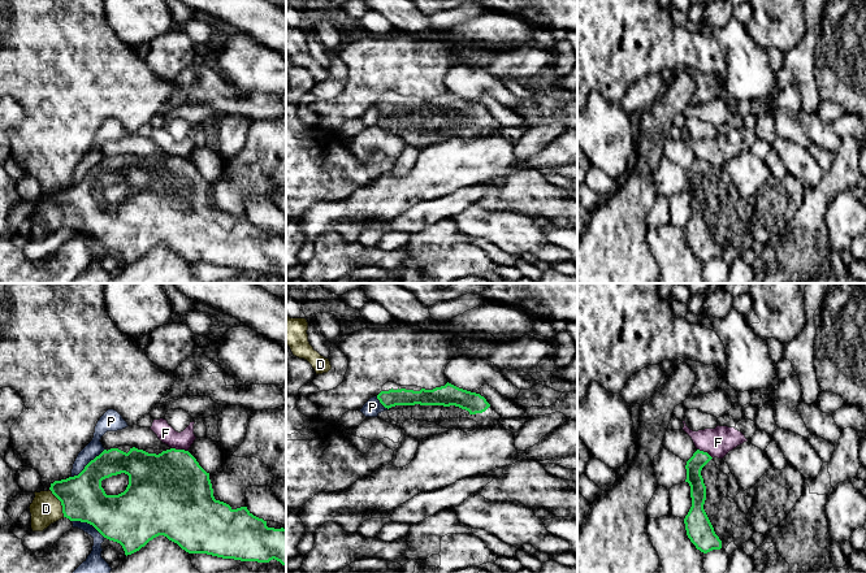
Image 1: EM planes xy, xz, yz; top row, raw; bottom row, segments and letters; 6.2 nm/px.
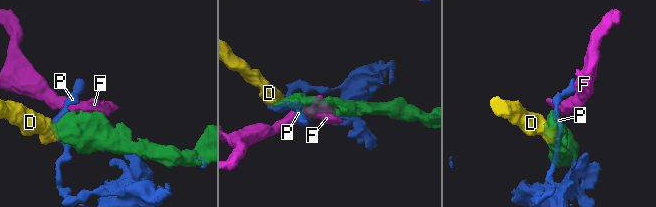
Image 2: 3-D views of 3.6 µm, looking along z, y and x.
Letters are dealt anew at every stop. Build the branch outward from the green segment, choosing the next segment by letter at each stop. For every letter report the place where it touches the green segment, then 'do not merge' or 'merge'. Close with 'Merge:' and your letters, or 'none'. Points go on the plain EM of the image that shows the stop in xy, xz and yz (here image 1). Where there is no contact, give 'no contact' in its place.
D: xy (61, 212) | merge
F: xy (180, 159) | do not merge
P: xy (87, 173) | do not merge
Merge: D

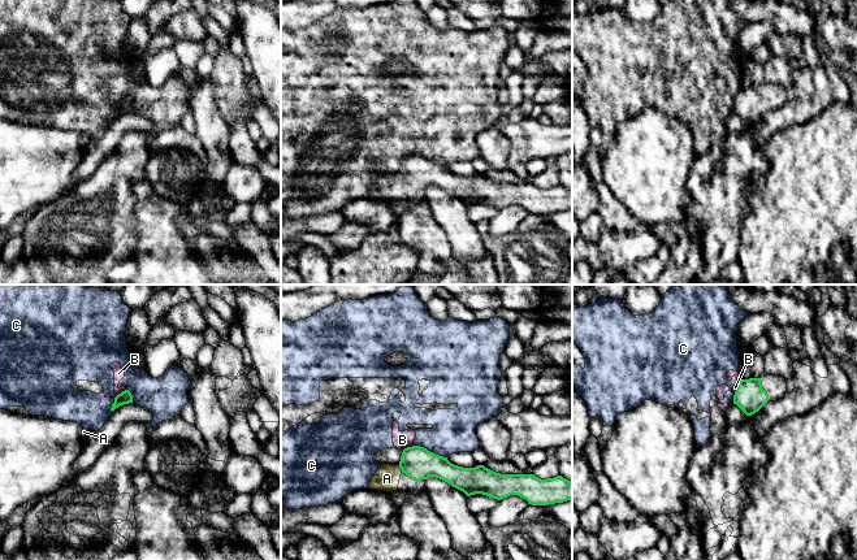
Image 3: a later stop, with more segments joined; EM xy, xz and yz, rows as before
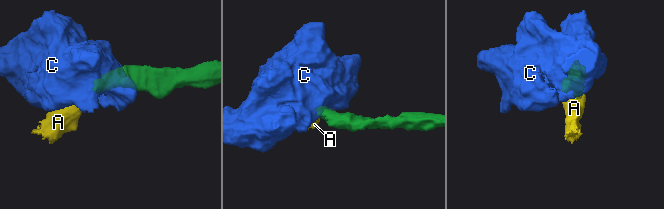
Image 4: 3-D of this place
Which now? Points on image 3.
A: xz (401, 178) | merge
B: xy (118, 103) | do not merge
C: xz (429, 160) | do not merge
Merge: A

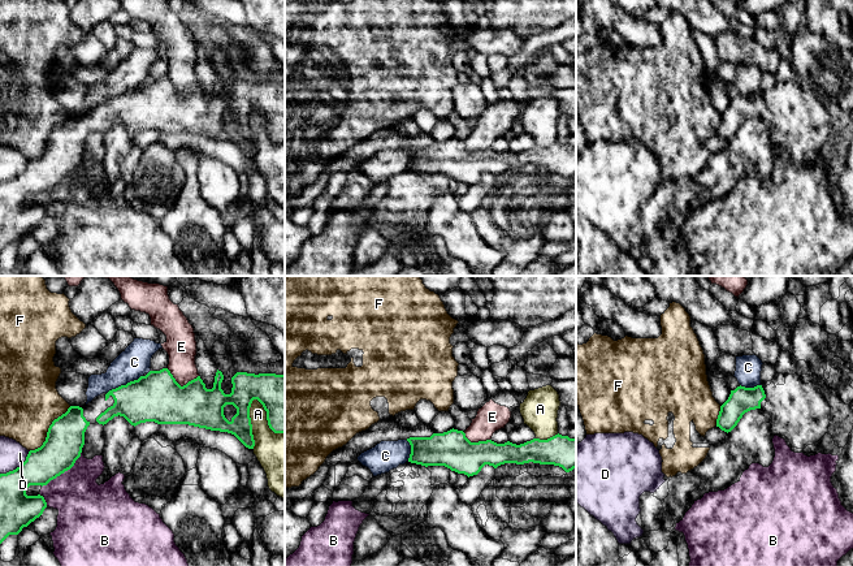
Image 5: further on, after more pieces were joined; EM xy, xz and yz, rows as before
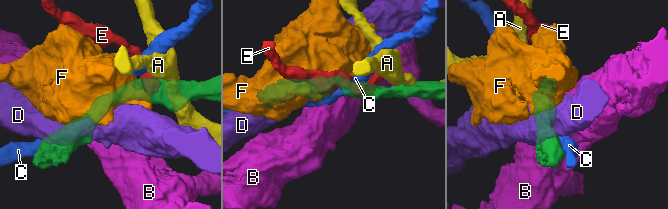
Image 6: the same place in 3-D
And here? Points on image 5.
A: xy (250, 132) | do not merge
B: xy (64, 180) | do not merge
C: xy (124, 94) | do not merge
D: xy (17, 176) | do not merge
E: xy (180, 94) | do not merge
F: xy (48, 138) | do not merge
Merge: none

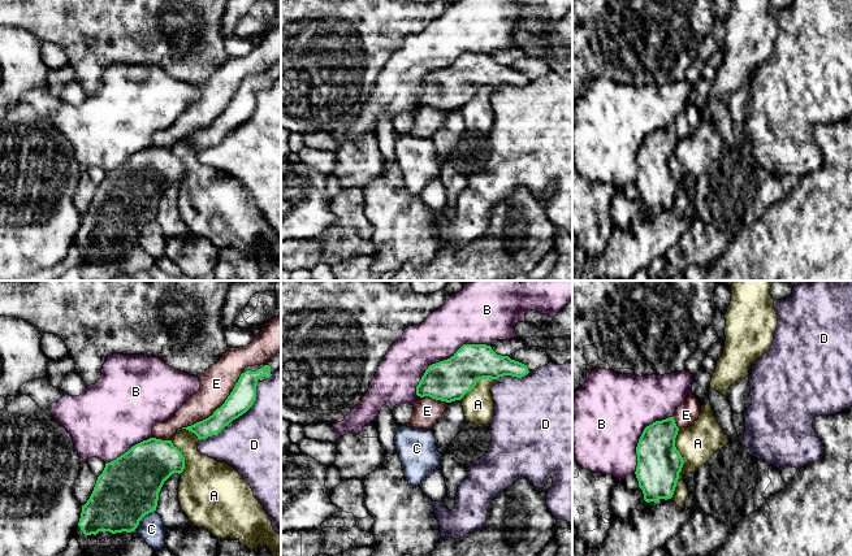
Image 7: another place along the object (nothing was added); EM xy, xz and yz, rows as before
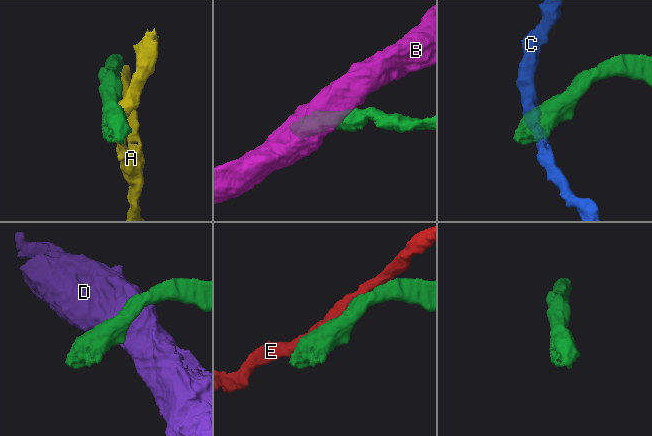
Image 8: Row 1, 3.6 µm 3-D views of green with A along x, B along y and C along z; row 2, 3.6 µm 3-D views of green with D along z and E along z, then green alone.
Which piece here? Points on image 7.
A: yz (683, 172) | do not merge
B: xz (445, 69) | do not merge
C: xy (145, 224) | do not merge
D: xy (236, 126) | do not merge
E: xy (217, 117) | do not merge
Merge: none

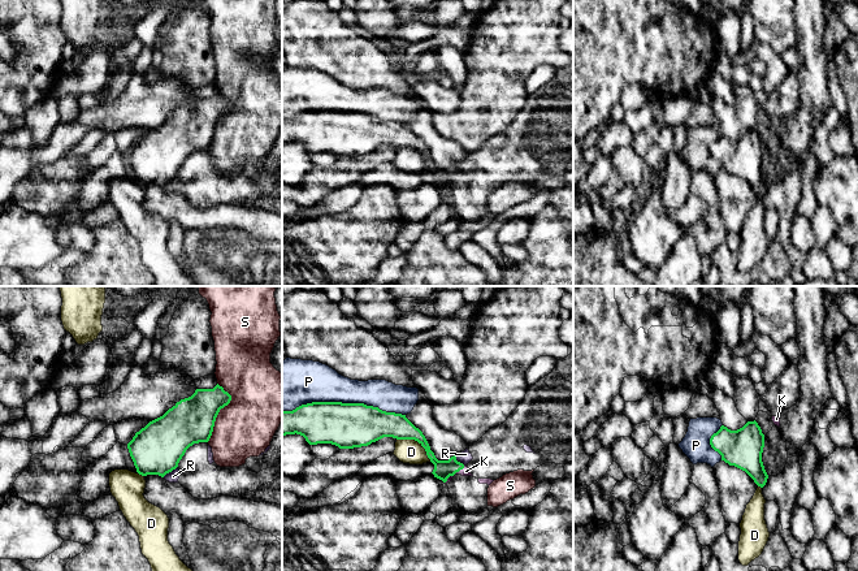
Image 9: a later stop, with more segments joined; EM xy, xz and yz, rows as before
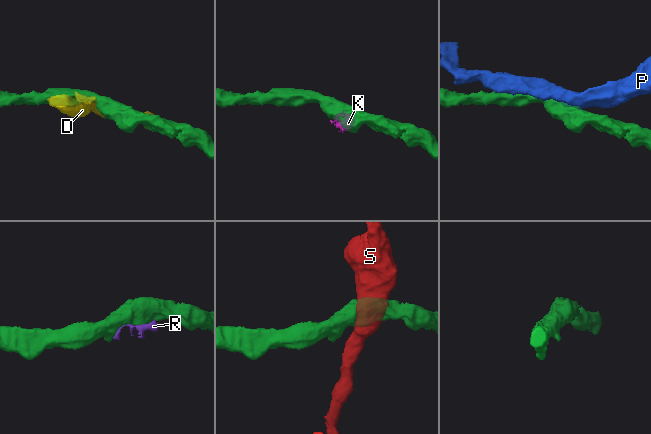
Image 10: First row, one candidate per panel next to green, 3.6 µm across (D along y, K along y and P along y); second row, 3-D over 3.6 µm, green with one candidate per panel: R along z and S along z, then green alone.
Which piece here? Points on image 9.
D: xz (416, 148) | do not merge
K: xz (454, 182) | do not merge
P: xz (343, 112) | do not merge
R: xy (169, 180) | do not merge
S: xy (219, 120) | do not merge
Merge: none

